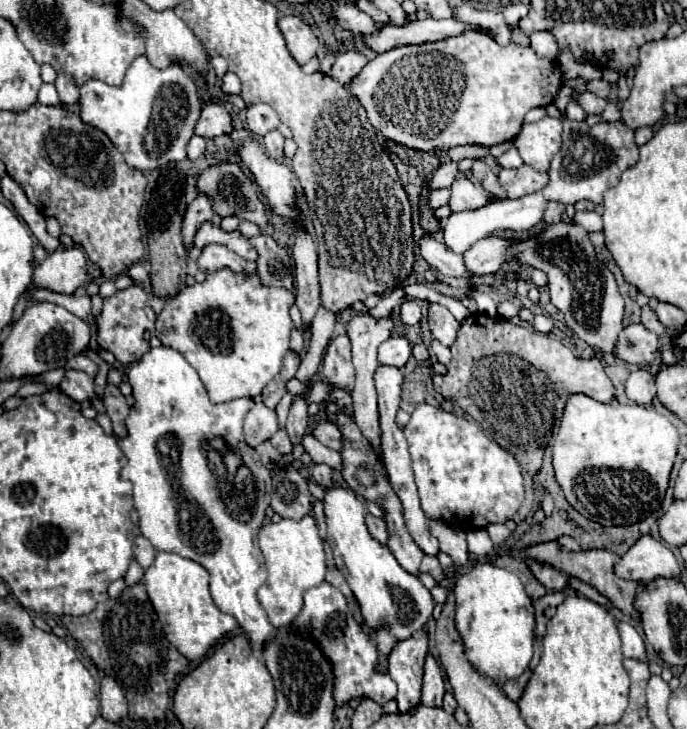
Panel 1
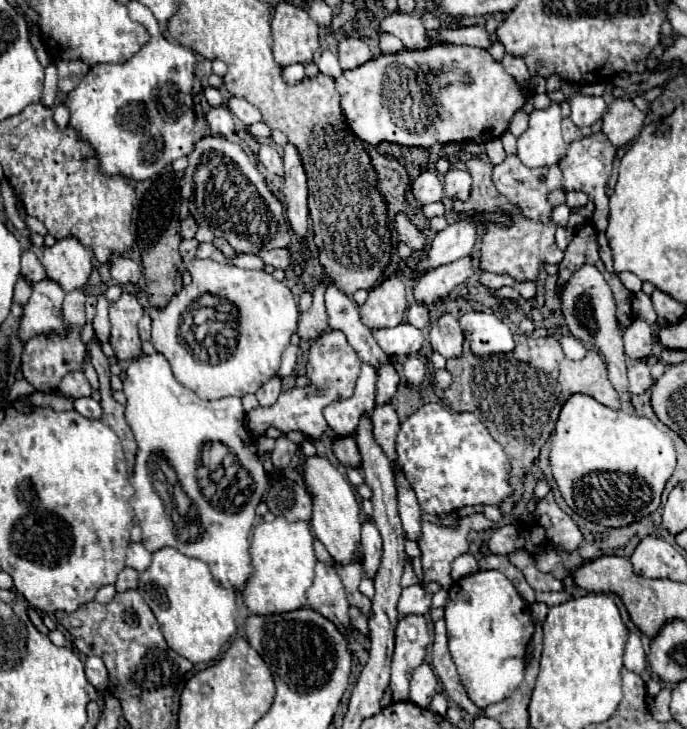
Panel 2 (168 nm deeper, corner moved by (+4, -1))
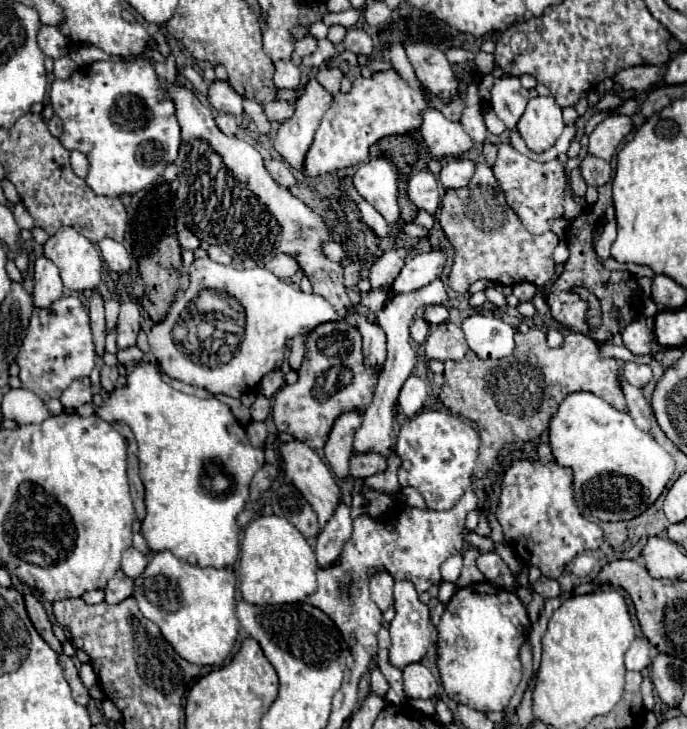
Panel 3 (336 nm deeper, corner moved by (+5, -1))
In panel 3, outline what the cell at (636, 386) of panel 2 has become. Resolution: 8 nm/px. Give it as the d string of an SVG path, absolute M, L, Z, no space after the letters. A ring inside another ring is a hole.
M626 362L624 370L622 370L624 378L636 386L636 388L644 388L650 380L652 380L652 370L646 364L634 364L634 362Z

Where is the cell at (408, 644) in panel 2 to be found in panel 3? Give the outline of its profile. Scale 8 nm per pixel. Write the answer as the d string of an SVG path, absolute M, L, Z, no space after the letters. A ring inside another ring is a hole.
M400 580L394 586L394 606L396 606L396 616L390 622L390 664L396 666L398 670L404 670L408 664L420 662L427 653L428 648L433 644L434 631L428 616L428 606L418 600L418 592L412 582Z

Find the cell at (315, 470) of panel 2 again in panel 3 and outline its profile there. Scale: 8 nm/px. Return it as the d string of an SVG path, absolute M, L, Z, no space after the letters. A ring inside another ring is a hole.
M294 440L290 444L282 444L280 456L282 456L288 478L302 492L302 496L308 500L308 504L314 508L314 512L318 514L318 524L320 524L320 528L324 528L324 524L332 518L332 512L336 512L336 508L342 502L342 490L340 490L340 484L338 484L332 468L328 464L324 464L310 446L306 446L298 440Z

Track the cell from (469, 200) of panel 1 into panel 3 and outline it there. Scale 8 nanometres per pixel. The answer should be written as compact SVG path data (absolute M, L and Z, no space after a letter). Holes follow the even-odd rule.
M452 160L452 162L442 166L440 182L444 184L446 190L464 188L464 186L468 186L472 174L474 174L474 162L472 160Z

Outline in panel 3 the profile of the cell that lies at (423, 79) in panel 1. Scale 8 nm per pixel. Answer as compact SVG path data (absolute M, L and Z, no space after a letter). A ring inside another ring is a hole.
M454 64L452 70L456 72L456 80L460 80L460 92L456 92L456 96L452 96L452 100L448 100L448 102L440 100L438 96L432 96L424 86L420 86L420 88L408 86L408 82L396 70L374 72L370 78L356 76L350 92L336 94L332 106L324 114L320 128L314 136L314 144L306 154L304 174L316 178L316 176L332 174L350 164L366 162L370 146L374 142L378 142L380 138L400 136L400 134L408 134L412 130L420 130L424 110L436 108L448 120L460 122L462 112L466 108L466 90L474 82L474 74L458 64Z

